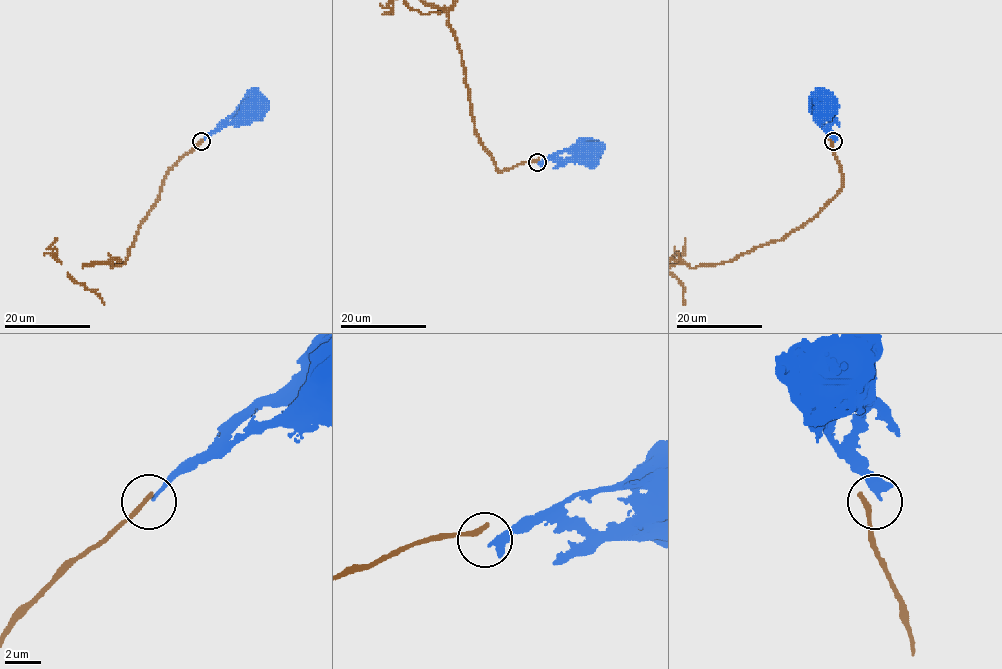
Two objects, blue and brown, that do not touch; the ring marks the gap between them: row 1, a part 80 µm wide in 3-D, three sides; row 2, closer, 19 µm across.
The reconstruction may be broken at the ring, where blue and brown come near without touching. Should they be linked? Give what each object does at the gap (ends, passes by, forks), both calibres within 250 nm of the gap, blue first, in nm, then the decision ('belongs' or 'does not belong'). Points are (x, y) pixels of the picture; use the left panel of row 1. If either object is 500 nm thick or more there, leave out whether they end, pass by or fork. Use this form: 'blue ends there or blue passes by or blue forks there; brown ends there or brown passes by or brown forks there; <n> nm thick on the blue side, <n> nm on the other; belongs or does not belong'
blue ends there; brown ends there; 240 nm thick on the blue side, 360 nm on the other; does not belong

